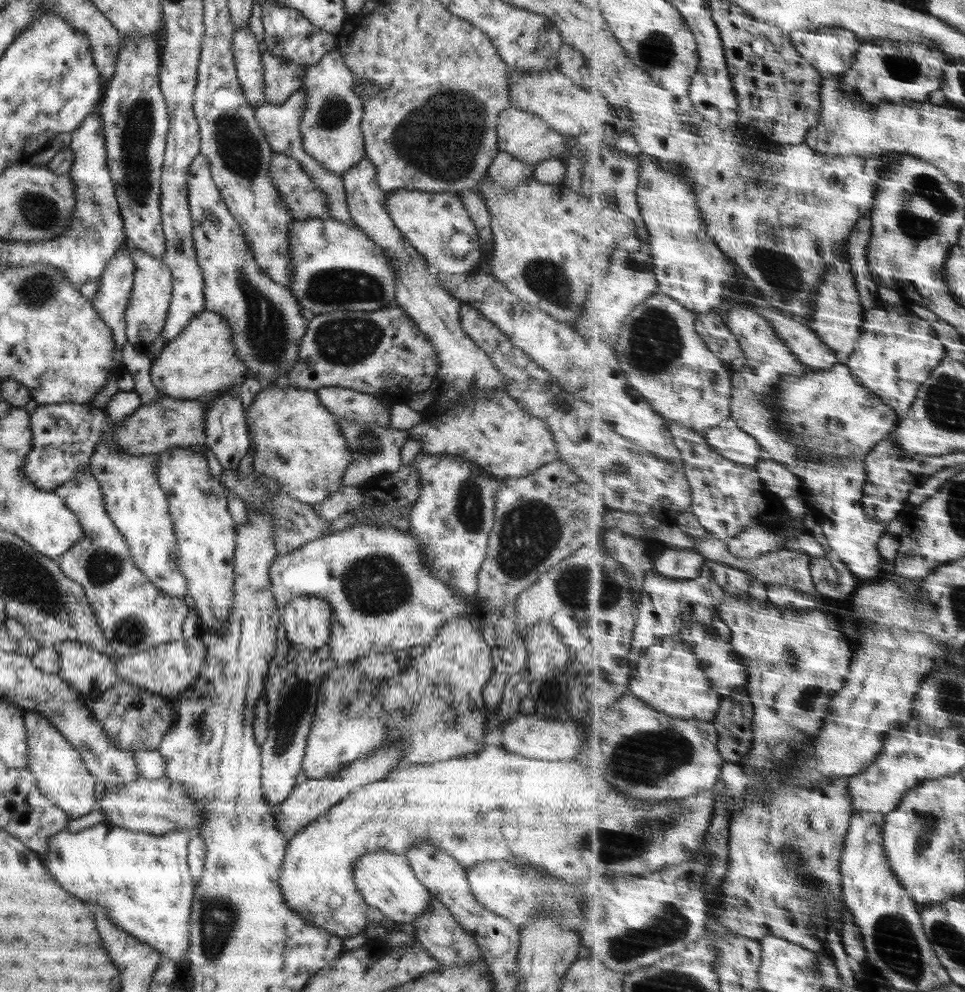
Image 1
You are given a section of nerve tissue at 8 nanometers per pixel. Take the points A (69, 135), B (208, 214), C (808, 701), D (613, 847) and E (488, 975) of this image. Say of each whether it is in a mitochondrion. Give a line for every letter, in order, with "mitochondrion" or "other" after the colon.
A: other
B: mitochondrion
C: mitochondrion
D: mitochondrion
E: other

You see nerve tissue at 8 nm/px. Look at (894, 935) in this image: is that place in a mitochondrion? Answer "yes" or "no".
yes

